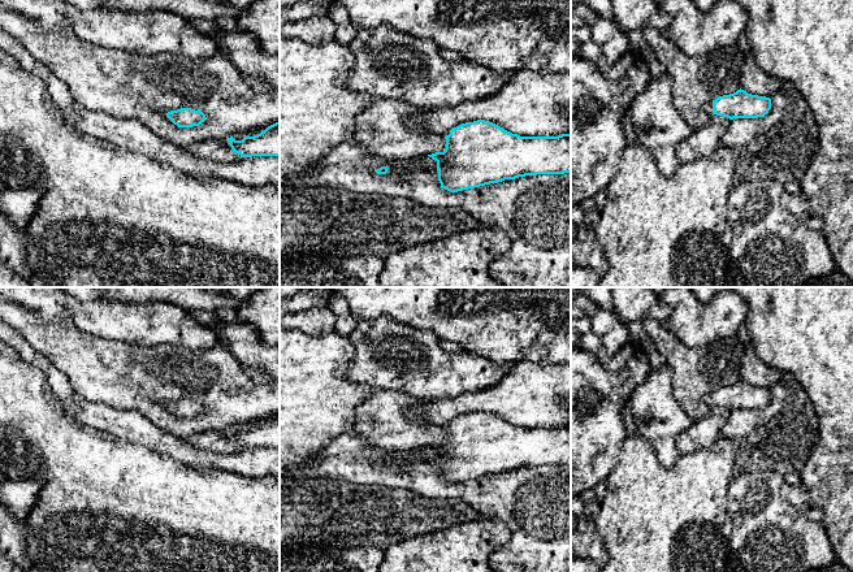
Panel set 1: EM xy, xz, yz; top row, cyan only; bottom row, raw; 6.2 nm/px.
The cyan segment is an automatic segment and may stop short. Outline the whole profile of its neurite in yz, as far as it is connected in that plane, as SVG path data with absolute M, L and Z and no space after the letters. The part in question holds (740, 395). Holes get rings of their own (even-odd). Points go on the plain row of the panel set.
M741 380L733 385L719 387L703 396L703 402L709 408L716 406L729 411L763 408L770 400L770 389L752 386Z

